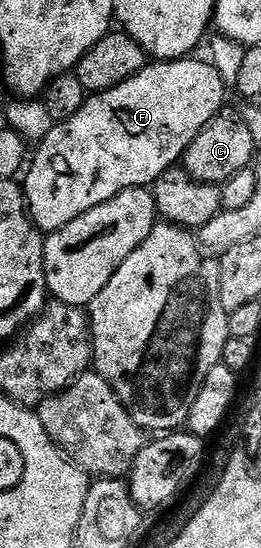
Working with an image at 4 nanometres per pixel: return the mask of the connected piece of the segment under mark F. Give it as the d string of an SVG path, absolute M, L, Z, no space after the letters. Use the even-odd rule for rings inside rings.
M187 56L151 61L139 74L132 76L132 80L124 80L124 84L105 90L103 94L89 95L84 108L67 122L54 125L46 139L37 143L35 150L38 151L35 154L33 151L29 159L24 189L35 226L46 234L55 234L64 224L72 224L76 216L84 216L84 212L112 200L112 196L120 192L153 187L161 174L181 163L192 140L196 140L199 132L227 105L226 86L227 79L216 72L213 62Z

